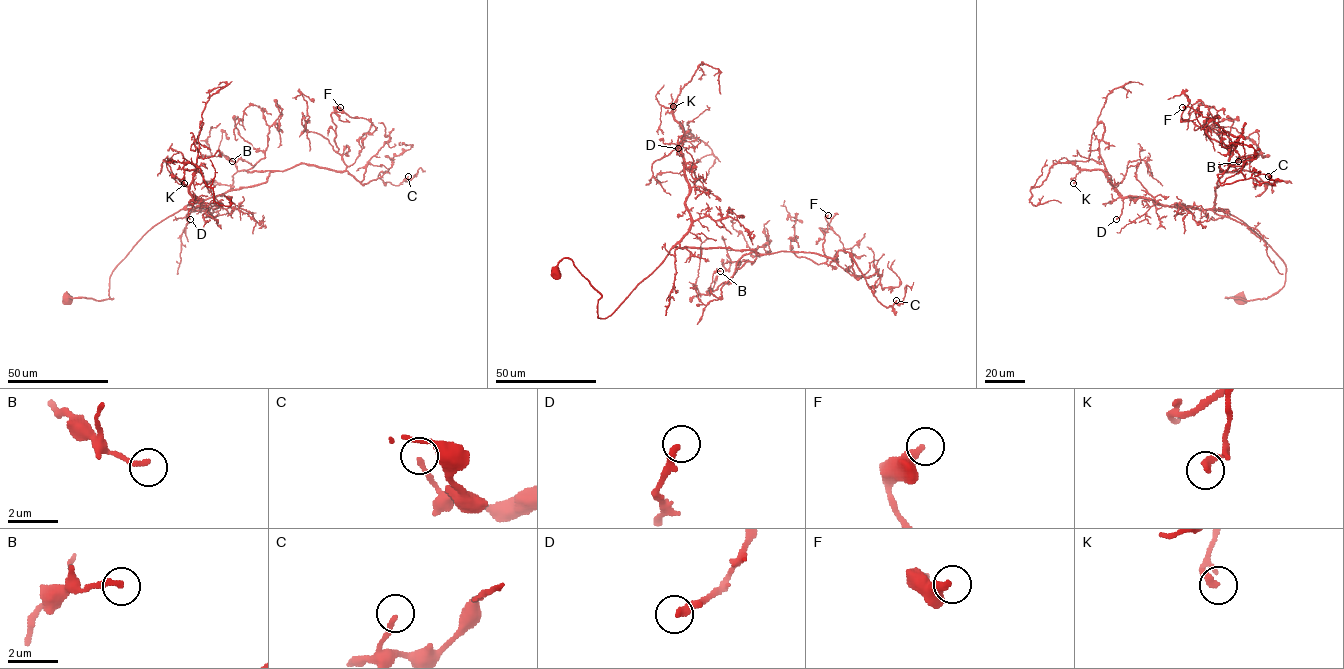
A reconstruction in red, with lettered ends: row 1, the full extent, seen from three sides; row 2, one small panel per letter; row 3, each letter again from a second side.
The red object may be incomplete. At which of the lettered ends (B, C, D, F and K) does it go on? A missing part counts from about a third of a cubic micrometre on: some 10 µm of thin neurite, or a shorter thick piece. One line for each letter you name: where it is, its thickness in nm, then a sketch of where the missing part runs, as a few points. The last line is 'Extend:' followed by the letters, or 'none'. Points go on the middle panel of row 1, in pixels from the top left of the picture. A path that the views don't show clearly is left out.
C: place (896, 300); calibre 160 nm
D: place (678, 148); calibre 280 nm
Extend: C, D

